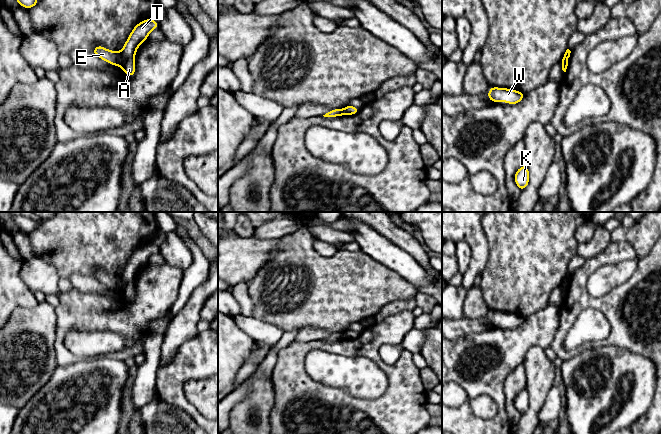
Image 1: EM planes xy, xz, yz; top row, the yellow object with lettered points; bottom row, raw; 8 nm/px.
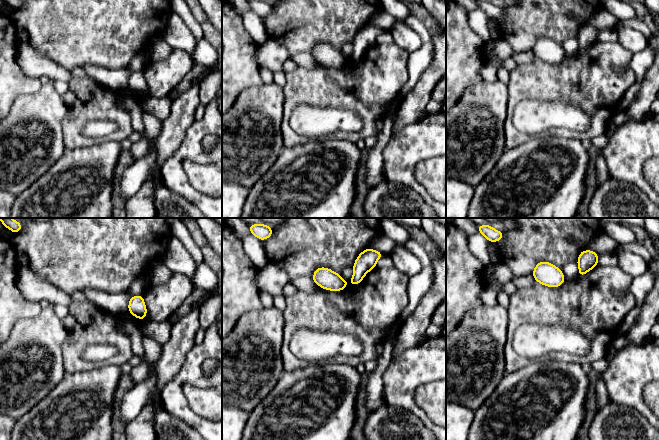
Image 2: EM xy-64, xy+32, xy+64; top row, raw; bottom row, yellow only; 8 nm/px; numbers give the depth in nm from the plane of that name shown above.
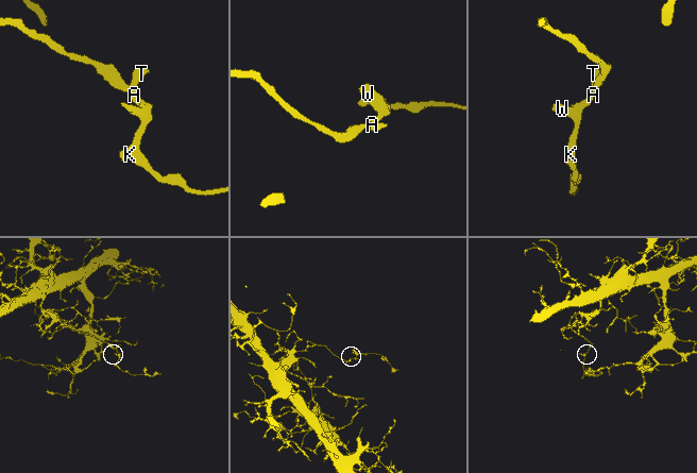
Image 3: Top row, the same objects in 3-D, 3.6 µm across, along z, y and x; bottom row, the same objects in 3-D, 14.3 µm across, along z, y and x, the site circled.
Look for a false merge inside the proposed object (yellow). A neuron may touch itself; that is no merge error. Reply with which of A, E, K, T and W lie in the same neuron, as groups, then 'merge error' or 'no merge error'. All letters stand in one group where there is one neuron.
groups A K T W / E; merge error

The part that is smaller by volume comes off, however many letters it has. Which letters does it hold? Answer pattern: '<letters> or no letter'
A, K, T, W

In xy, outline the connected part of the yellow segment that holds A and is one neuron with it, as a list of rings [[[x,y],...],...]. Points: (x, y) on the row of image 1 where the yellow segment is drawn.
[[[149,18],[139,22],[131,31],[126,40],[121,52],[120,67],[128,77],[133,77],[135,74],[135,55],[138,47],[148,39],[149,33],[159,28],[159,23]]]

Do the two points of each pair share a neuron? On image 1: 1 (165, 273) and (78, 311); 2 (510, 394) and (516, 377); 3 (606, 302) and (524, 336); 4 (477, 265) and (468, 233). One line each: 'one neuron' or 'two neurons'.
1: one neuron
2: one neuron
3: two neurons
4: one neuron

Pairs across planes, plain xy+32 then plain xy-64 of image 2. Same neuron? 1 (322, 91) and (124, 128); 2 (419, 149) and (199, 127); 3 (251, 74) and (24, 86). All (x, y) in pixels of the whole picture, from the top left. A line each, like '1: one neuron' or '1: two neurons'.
1: one neuron
2: one neuron
3: one neuron

